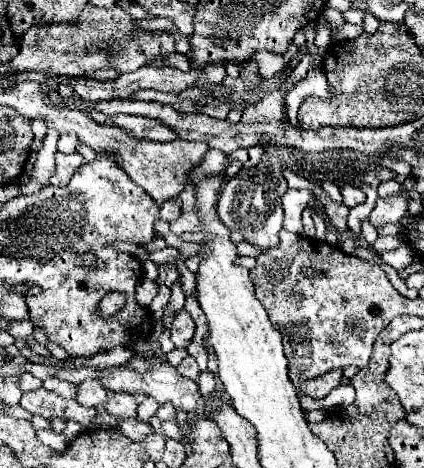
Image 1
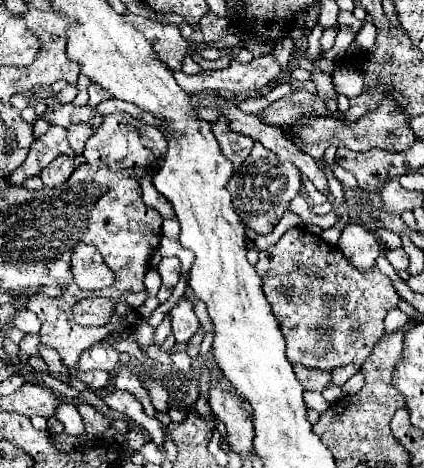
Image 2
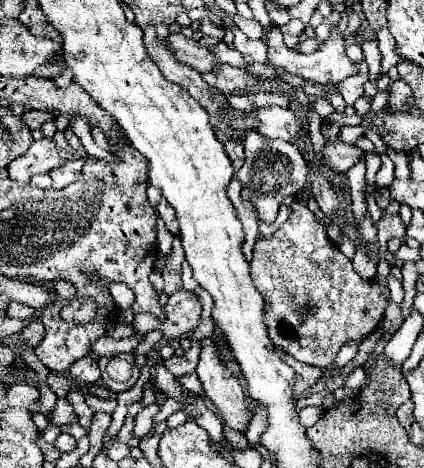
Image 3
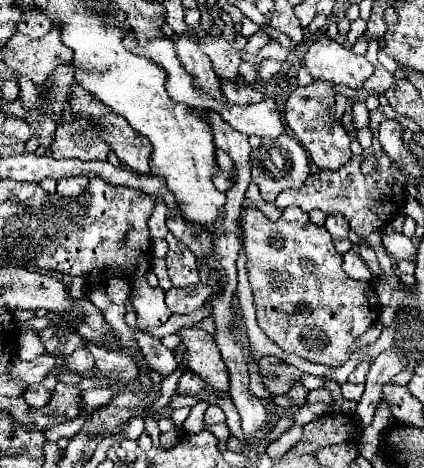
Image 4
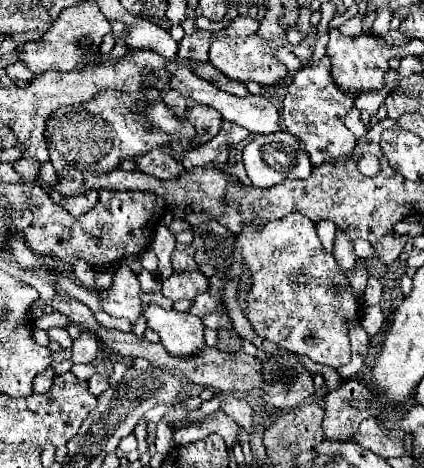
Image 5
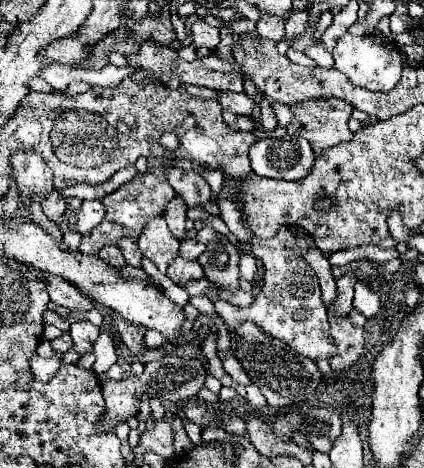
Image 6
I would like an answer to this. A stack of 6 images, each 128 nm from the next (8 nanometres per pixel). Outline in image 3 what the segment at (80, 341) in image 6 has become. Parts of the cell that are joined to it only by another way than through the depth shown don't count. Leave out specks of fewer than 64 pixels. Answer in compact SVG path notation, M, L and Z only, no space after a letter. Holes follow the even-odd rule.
M86 354L84 360L76 360L76 364L72 364L72 368L68 372L74 380L84 382L84 384L94 384L94 382L100 380L98 362L90 354Z

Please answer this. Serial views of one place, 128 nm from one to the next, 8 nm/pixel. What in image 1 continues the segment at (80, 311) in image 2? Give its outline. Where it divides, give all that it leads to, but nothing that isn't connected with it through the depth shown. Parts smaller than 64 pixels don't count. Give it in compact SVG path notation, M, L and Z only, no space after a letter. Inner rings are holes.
M108 292L102 302L100 302L100 312L104 314L116 314L118 310L122 310L126 304L126 296L122 292Z

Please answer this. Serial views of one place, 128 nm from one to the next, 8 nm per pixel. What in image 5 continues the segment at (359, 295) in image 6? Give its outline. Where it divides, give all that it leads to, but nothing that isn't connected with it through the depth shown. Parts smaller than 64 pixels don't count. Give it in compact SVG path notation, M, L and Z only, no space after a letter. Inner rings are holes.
M370 276L368 280L368 286L364 290L364 304L366 306L372 306L372 304L378 304L382 298L382 284L376 276Z

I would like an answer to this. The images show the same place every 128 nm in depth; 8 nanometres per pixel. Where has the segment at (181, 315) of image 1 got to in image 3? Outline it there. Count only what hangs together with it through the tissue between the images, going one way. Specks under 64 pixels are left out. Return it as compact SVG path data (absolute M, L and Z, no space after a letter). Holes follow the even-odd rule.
M188 290L172 294L164 310L168 316L164 322L164 336L176 340L186 340L190 332L194 332L194 328L198 326L202 314L202 306L196 294Z

